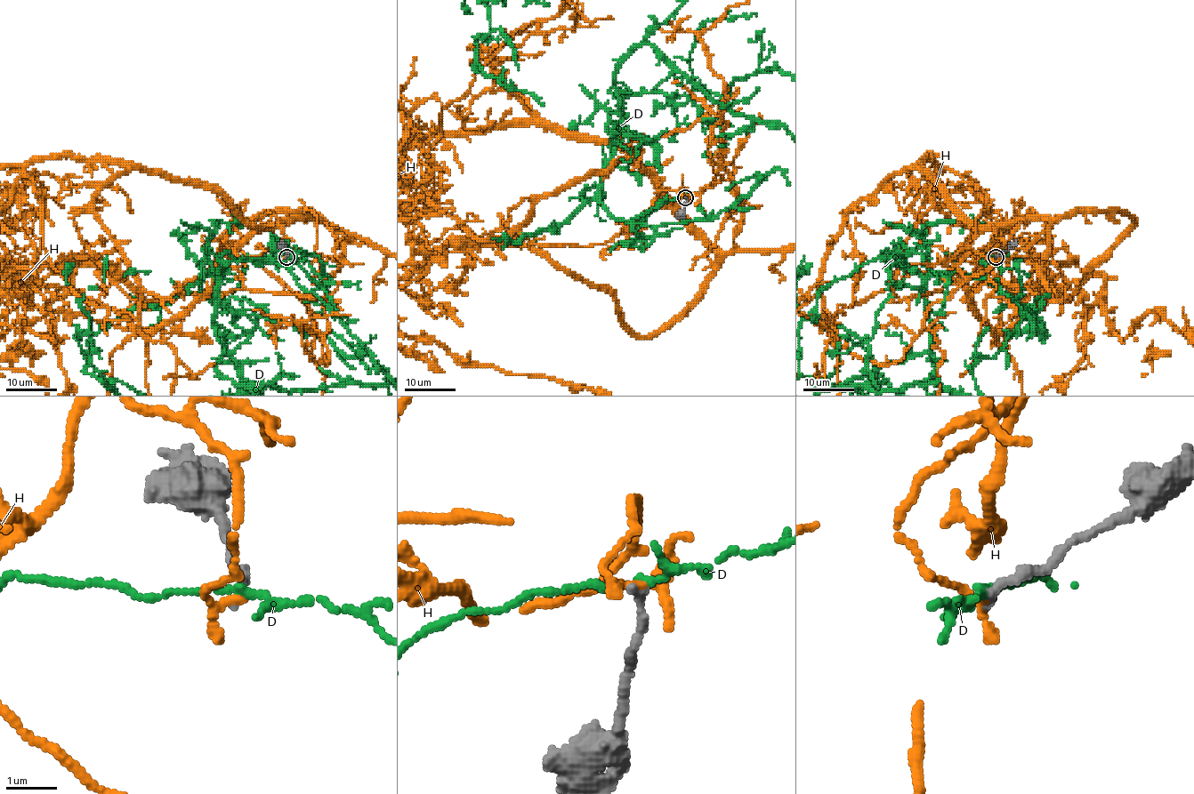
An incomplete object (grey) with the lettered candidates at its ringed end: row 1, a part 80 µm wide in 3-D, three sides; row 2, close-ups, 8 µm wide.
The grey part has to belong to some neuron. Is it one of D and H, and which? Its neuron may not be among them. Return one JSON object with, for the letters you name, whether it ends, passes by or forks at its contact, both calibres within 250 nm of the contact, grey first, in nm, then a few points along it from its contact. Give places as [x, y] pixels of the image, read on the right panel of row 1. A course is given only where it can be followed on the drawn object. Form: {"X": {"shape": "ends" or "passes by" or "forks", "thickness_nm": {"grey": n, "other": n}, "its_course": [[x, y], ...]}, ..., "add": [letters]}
{"add": []}

